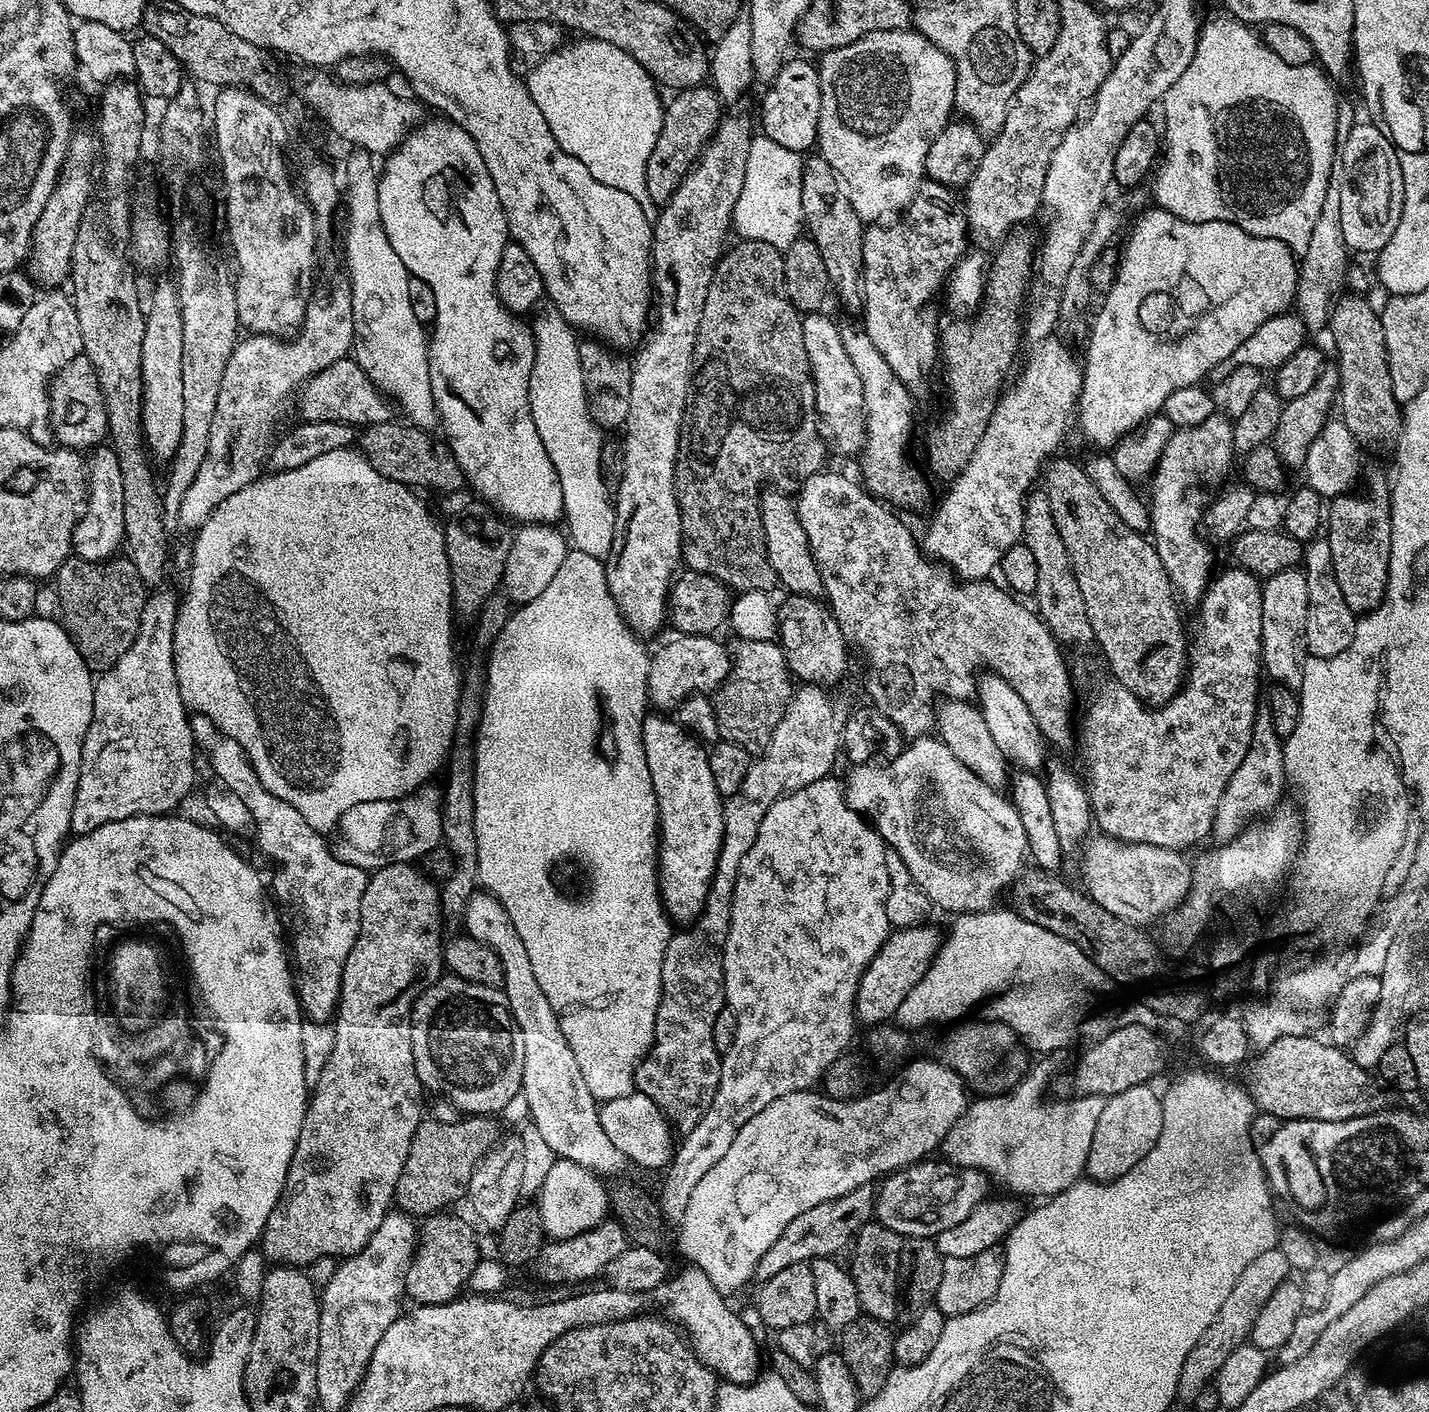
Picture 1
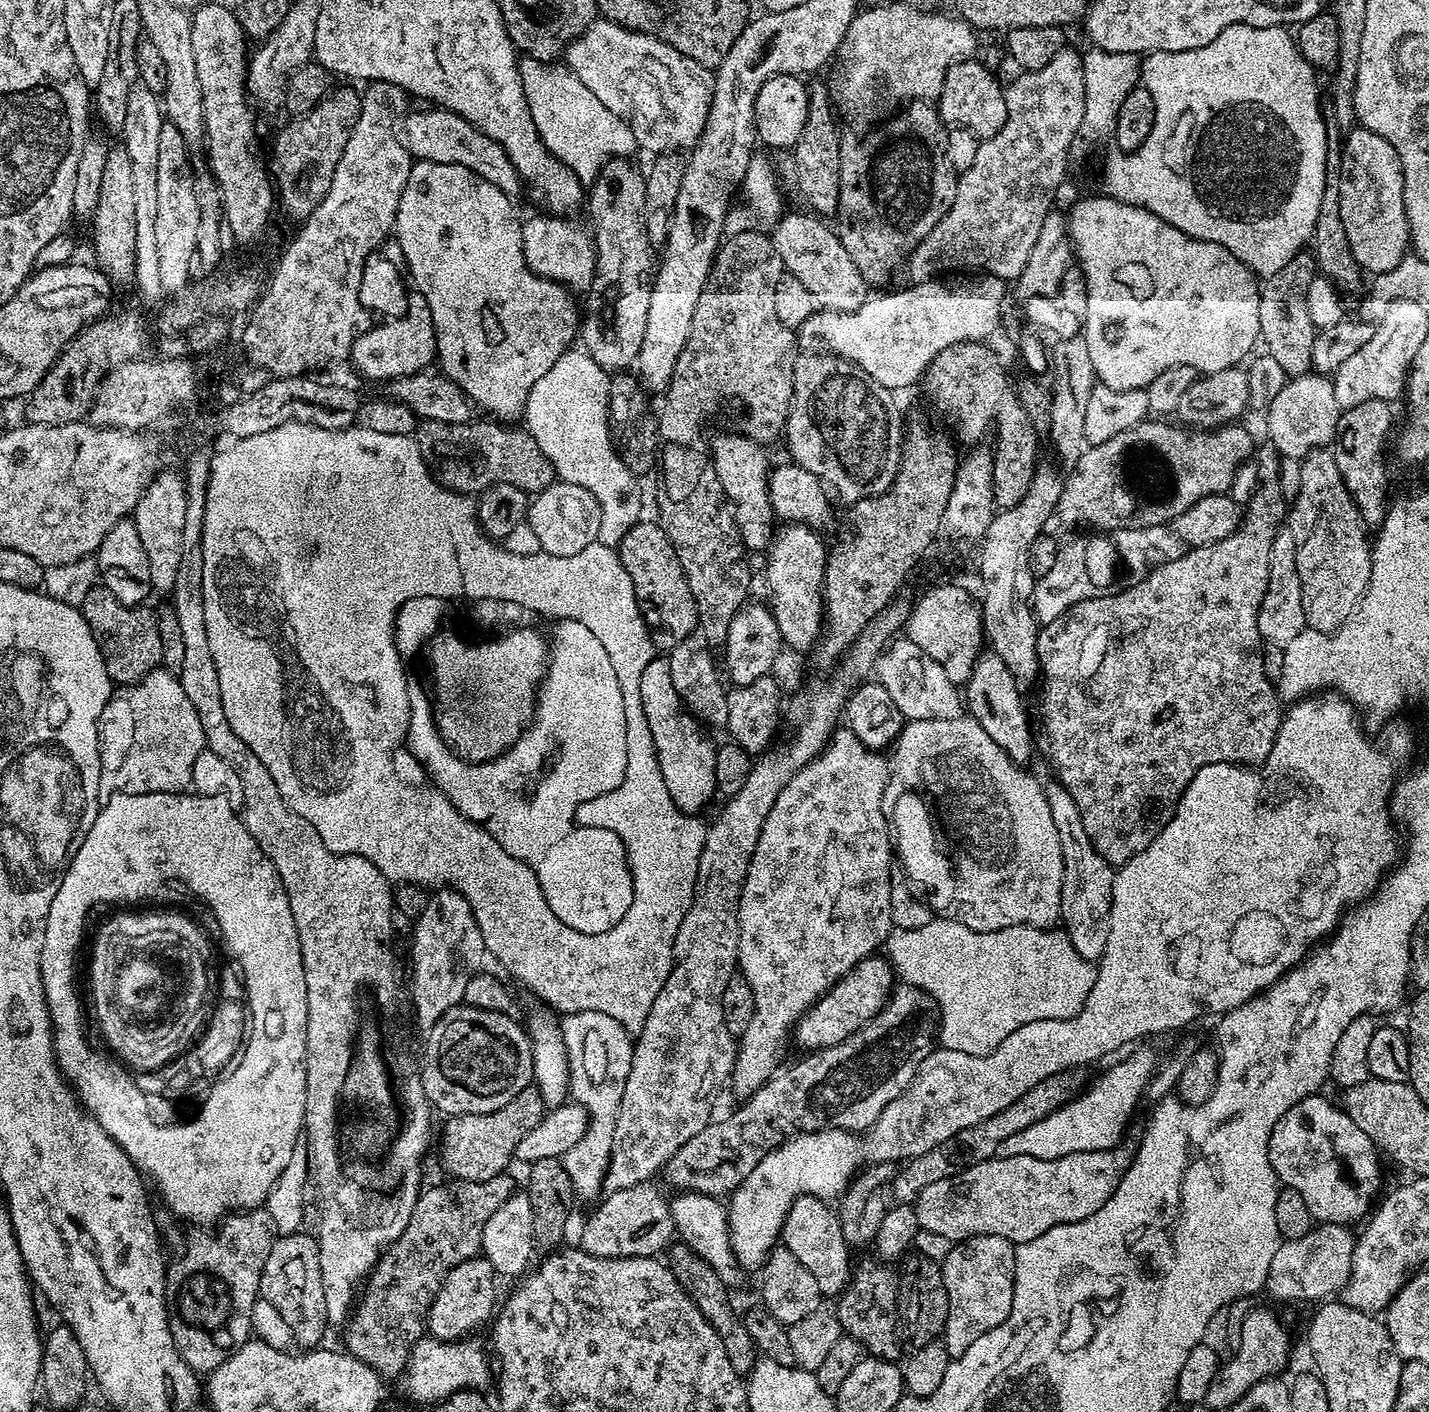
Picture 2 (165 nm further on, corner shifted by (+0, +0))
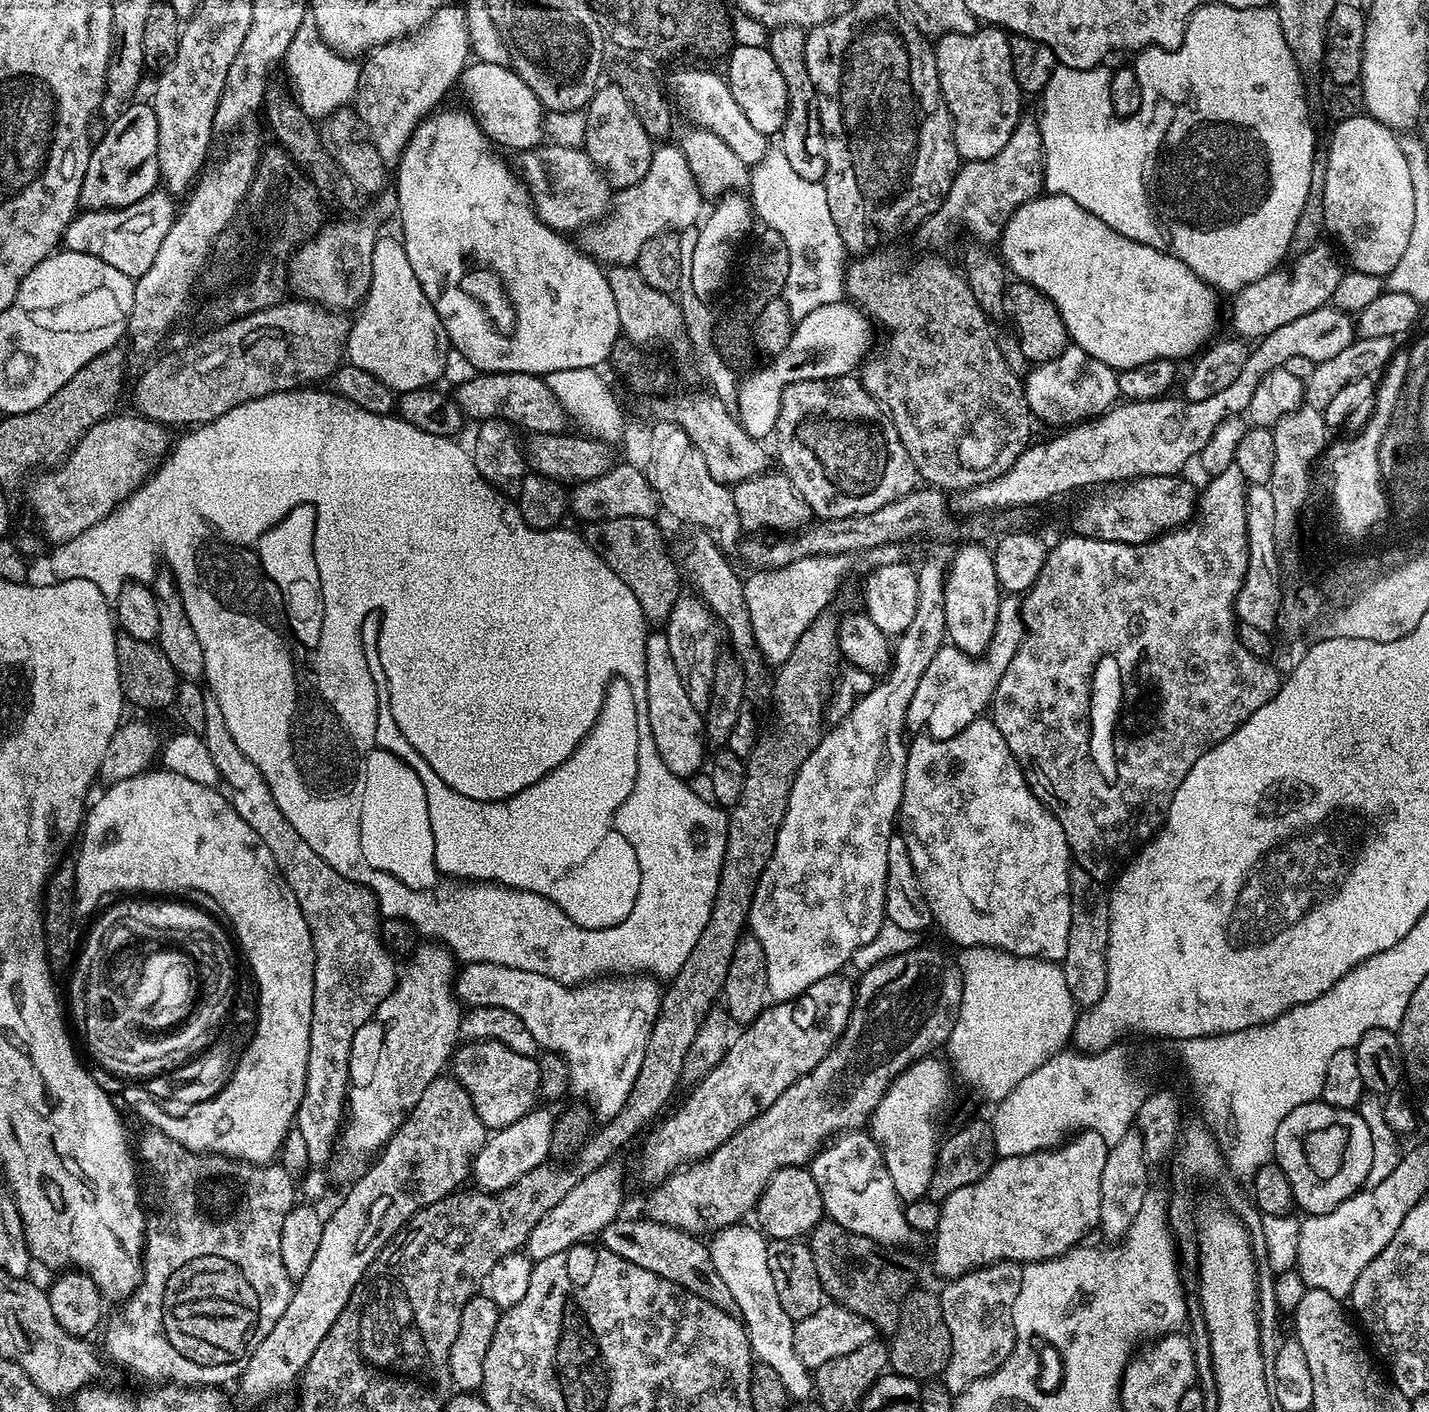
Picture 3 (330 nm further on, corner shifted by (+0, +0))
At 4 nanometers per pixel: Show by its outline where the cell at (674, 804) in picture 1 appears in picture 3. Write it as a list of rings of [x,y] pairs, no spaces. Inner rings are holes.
[[[656,630],[656,633],[649,635],[644,642],[644,653],[646,654],[646,694],[648,695],[648,721],[650,722],[650,734],[654,734],[654,746],[658,746],[658,754],[662,758],[662,762],[666,762],[666,766],[671,770],[675,776],[683,776],[685,778],[692,778],[692,775],[696,771],[703,769],[706,764],[706,756],[704,760],[704,748],[706,749],[706,741],[704,738],[704,718],[701,712],[696,710],[694,706],[690,704],[689,695],[686,694],[686,687],[683,686],[682,678],[678,676],[678,671],[674,667],[674,661],[670,656],[669,643],[665,633],[660,630]]]

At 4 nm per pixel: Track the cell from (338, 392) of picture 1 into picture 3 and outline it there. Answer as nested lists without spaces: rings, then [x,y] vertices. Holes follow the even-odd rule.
[[[485,372],[478,374],[472,381],[454,388],[454,399],[469,421],[505,420],[517,429],[525,428],[528,434],[542,432],[559,433],[566,423],[560,403],[548,389],[547,383],[534,374],[521,372]]]

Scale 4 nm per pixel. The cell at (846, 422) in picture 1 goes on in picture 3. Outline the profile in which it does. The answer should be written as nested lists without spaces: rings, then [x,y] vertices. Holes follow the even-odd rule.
[[[852,374],[833,380],[794,382],[785,389],[775,440],[780,451],[779,467],[796,487],[796,493],[808,503],[813,517],[821,520],[850,518],[870,514],[870,510],[882,510],[882,506],[902,499],[918,484],[914,462],[910,462],[891,418]]]

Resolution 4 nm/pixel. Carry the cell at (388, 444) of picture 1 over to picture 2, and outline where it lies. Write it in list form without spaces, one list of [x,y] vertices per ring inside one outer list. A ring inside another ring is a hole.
[[[476,418],[466,424],[420,420],[416,425],[414,439],[418,450],[422,454],[422,458],[428,463],[429,468],[432,469],[436,479],[449,492],[479,494],[495,484],[505,484],[506,486],[514,486],[523,492],[535,494],[551,486],[557,479],[554,466],[550,462],[550,458],[546,458],[546,454],[542,454],[538,442],[534,442],[534,438],[529,432],[520,426],[505,426],[503,423],[493,422],[488,418],[480,419],[484,420]]]

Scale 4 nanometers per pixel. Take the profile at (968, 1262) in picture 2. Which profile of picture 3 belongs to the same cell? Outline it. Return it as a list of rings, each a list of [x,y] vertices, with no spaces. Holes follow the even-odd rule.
[[[996,1260],[981,1268],[974,1269],[961,1276],[949,1279],[944,1289],[939,1289],[940,1305],[946,1326],[950,1330],[950,1362],[942,1373],[942,1383],[948,1387],[949,1392],[959,1394],[965,1392],[978,1378],[984,1378],[998,1366],[1002,1366],[1012,1351],[1016,1335],[1012,1321],[1012,1307],[1014,1298],[1018,1298],[1018,1290],[1022,1286],[1022,1267],[1015,1260]]]

